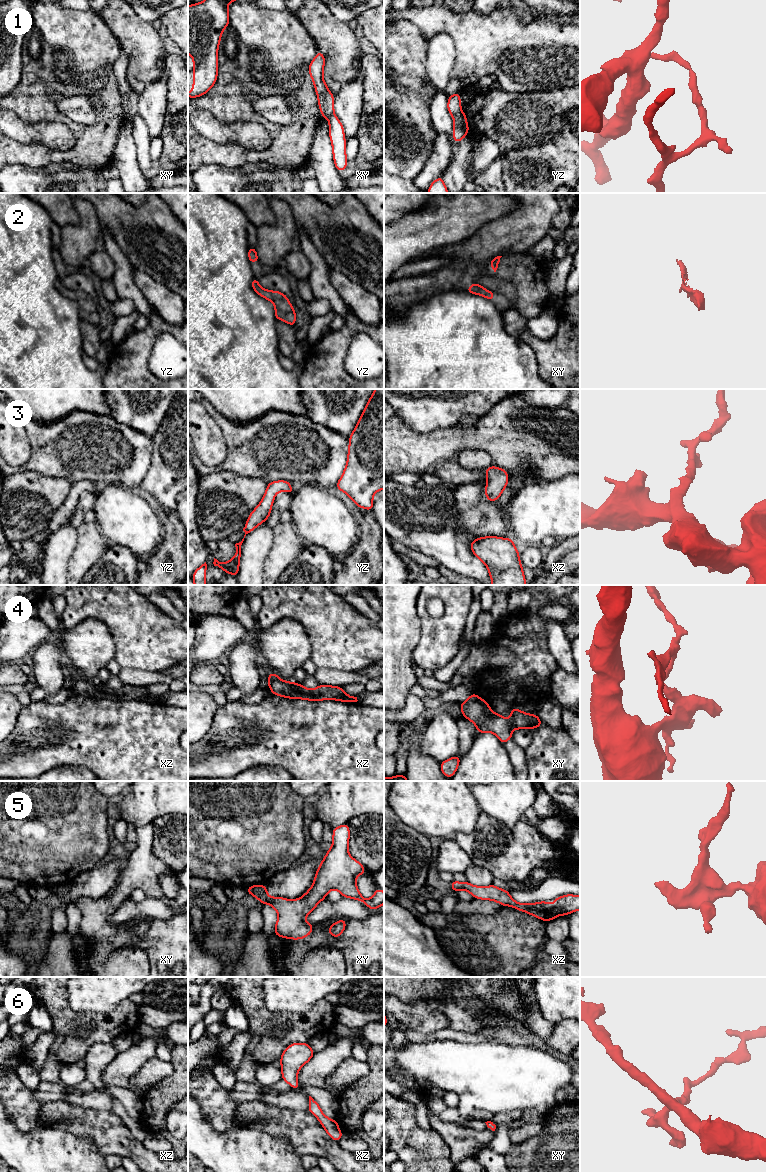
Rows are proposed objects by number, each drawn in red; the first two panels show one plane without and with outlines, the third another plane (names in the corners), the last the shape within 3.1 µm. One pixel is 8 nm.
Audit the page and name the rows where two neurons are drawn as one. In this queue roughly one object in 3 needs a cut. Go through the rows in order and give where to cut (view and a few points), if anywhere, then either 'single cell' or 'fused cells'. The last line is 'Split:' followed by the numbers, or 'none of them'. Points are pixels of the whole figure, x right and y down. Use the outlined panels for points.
1: cut yz (461, 111), (453, 117); fused cells
2: cut none; single cell
3: cut none; single cell
4: cut none; single cell
5: cut none; single cell
6: cut none; single cell
Split: 1

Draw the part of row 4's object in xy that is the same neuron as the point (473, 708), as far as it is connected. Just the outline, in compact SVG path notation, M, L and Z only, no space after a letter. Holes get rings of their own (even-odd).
M472 693L465 702L460 703L462 716L476 725L477 733L492 732L502 744L512 739L513 729L535 729L544 725L537 714L527 714L517 708L509 710L511 718L506 720L501 714L494 713L487 701L480 698L477 694Z

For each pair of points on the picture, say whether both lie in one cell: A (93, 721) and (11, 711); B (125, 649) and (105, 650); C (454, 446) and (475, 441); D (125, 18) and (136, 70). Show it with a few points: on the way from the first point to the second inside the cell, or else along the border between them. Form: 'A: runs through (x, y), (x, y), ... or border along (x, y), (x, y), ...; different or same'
A: border along (23, 705), (15, 726), (10, 733); different
B: border along (106, 627), (114, 642), (113, 660); different
C: runs through (459, 441), (470, 441); same
D: runs through (131, 31), (136, 37), (136, 57); same

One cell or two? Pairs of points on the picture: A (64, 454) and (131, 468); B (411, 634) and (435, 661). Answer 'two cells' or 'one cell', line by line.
A: one cell
B: two cells

